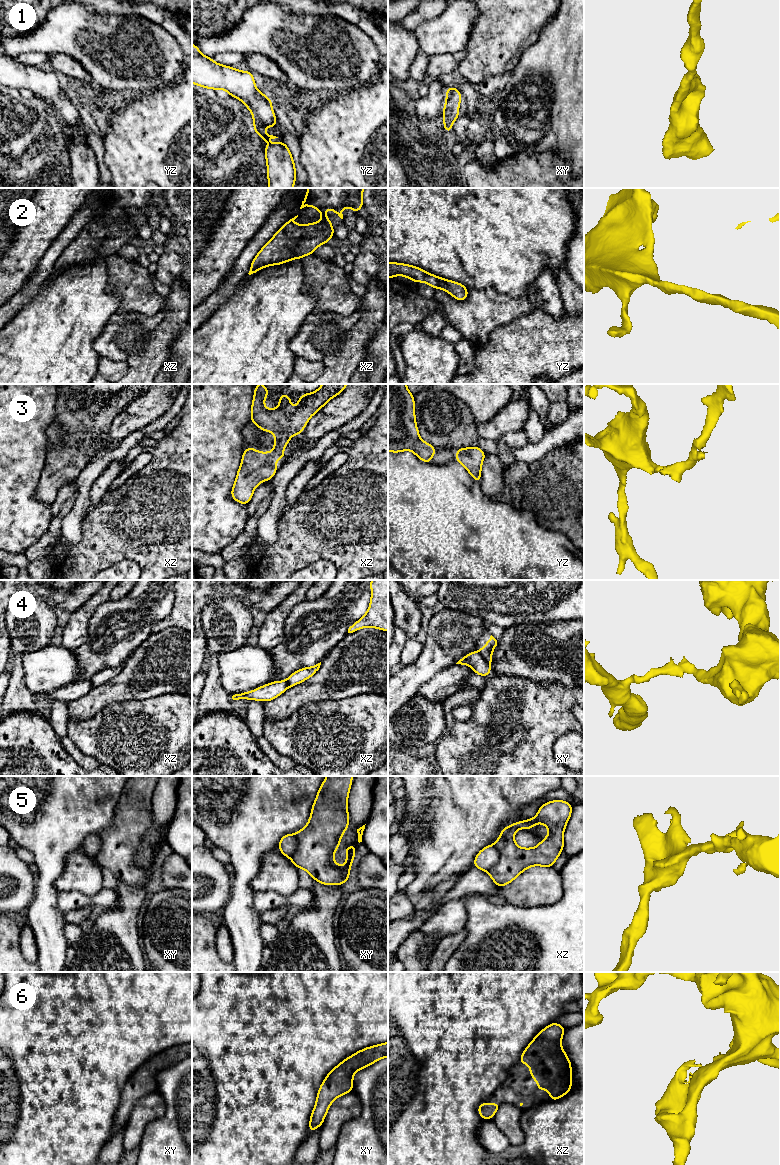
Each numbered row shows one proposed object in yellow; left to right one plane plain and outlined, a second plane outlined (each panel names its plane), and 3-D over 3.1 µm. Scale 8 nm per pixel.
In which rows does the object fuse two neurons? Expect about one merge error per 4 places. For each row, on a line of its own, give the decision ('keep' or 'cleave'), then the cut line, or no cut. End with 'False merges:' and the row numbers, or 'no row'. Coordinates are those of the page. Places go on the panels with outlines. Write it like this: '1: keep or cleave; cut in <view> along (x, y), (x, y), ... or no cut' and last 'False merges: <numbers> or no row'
1: keep; no cut
2: keep; no cut
3: keep; no cut
4: cleave; cut in xy along (478, 652), (489, 663)
5: cleave; cut in xz along (494, 845), (498, 853), (498, 860), (487, 871)
6: keep; no cut
False merges: 4, 5

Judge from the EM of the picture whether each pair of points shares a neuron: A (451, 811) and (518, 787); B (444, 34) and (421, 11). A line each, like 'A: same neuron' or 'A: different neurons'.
A: same neuron
B: different neurons

